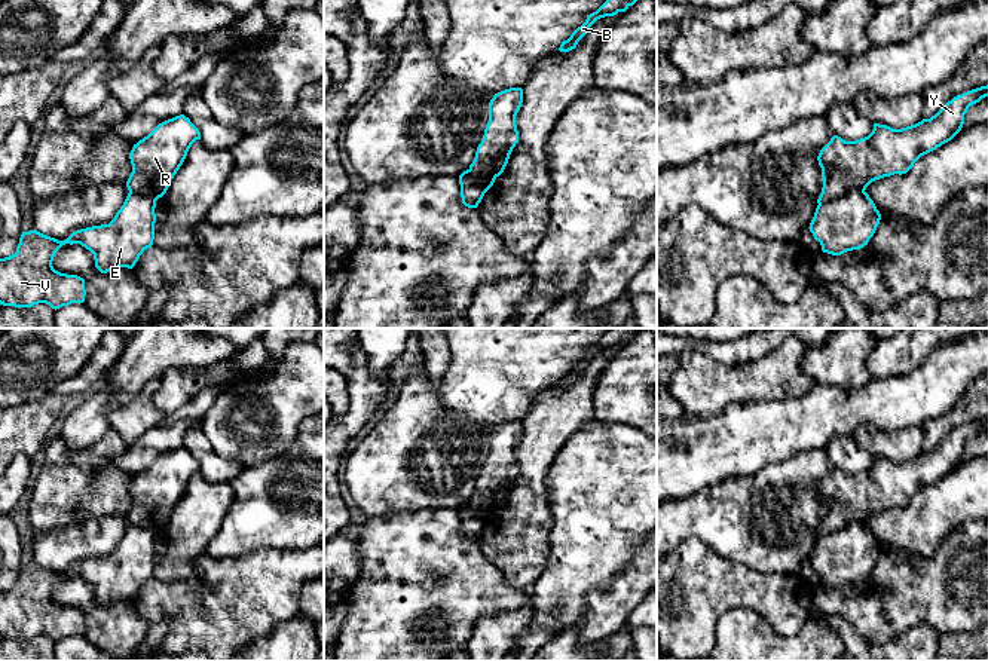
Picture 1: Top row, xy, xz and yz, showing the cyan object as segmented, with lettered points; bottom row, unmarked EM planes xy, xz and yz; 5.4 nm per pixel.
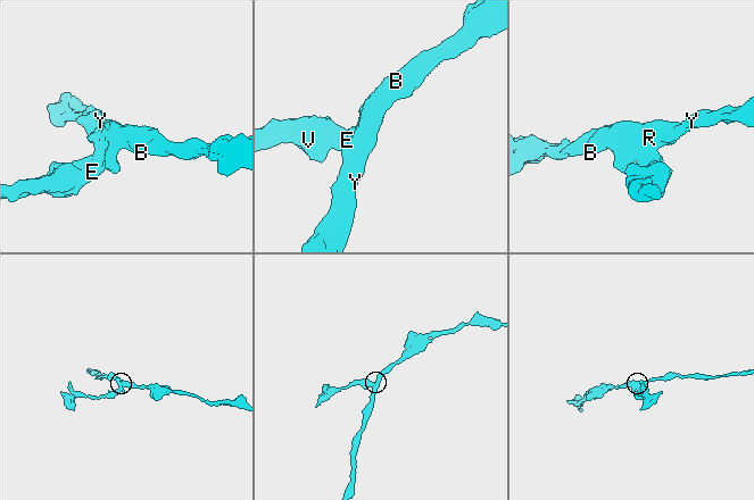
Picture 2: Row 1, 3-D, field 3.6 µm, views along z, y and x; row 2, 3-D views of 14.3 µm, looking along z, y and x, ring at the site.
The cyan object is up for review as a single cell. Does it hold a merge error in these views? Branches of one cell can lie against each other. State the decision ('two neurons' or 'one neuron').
two neurons

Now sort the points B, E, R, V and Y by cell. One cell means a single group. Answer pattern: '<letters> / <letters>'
B R Y / E V

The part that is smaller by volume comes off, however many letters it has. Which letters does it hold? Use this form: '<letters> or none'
E, V

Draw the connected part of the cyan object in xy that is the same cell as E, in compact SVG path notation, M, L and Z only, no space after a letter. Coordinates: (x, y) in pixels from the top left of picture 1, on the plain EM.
M129 524L108 557L73 564L58 573L40 564L22 564L16 585L0 591L0 637L31 640L46 636L59 642L83 636L85 612L53 602L55 585L65 576L80 576L94 587L95 600L107 606L117 600L132 602L153 578L156 533Z

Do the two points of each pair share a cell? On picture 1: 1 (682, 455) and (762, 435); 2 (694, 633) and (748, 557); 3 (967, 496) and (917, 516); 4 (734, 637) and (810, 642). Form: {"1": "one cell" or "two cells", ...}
{"1": "one cell", "2": "two cells", "3": "one cell", "4": "one cell"}

